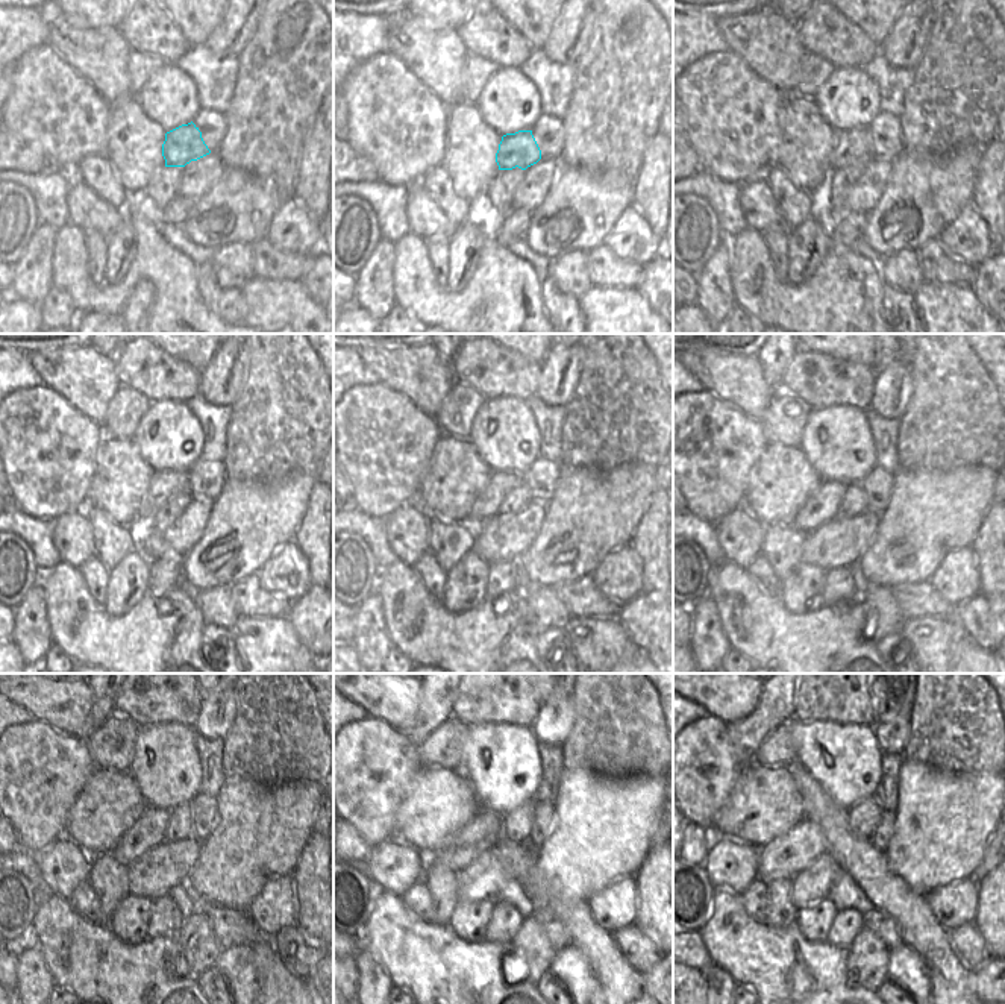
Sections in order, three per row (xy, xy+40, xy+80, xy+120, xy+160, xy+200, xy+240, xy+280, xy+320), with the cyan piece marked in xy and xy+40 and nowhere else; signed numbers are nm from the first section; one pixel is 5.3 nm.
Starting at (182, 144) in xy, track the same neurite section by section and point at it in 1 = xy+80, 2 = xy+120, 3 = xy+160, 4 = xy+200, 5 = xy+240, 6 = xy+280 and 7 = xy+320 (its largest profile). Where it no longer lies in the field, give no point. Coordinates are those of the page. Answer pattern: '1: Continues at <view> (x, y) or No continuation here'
1: Continues at xy+80 (851, 146)
2: Continues at xy+120 (165, 484)
3: Continues at xy+160 (487, 505)
4: Continues at xy+200 (822, 507)
5: Continues at xy+240 (149, 831)
6: Continues at xy+280 (484, 831)
7: Continues at xy+320 (788, 854).

